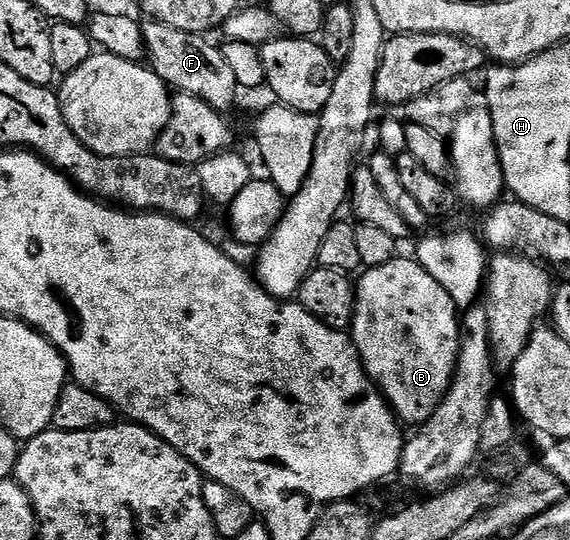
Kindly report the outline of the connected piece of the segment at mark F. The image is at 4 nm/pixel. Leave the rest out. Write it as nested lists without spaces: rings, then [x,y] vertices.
[[[148,20],[142,26],[145,57],[149,67],[175,91],[186,91],[205,99],[214,109],[227,111],[235,101],[237,86],[233,70],[225,63],[225,55],[218,44],[207,41],[202,33],[179,31],[160,21]]]

